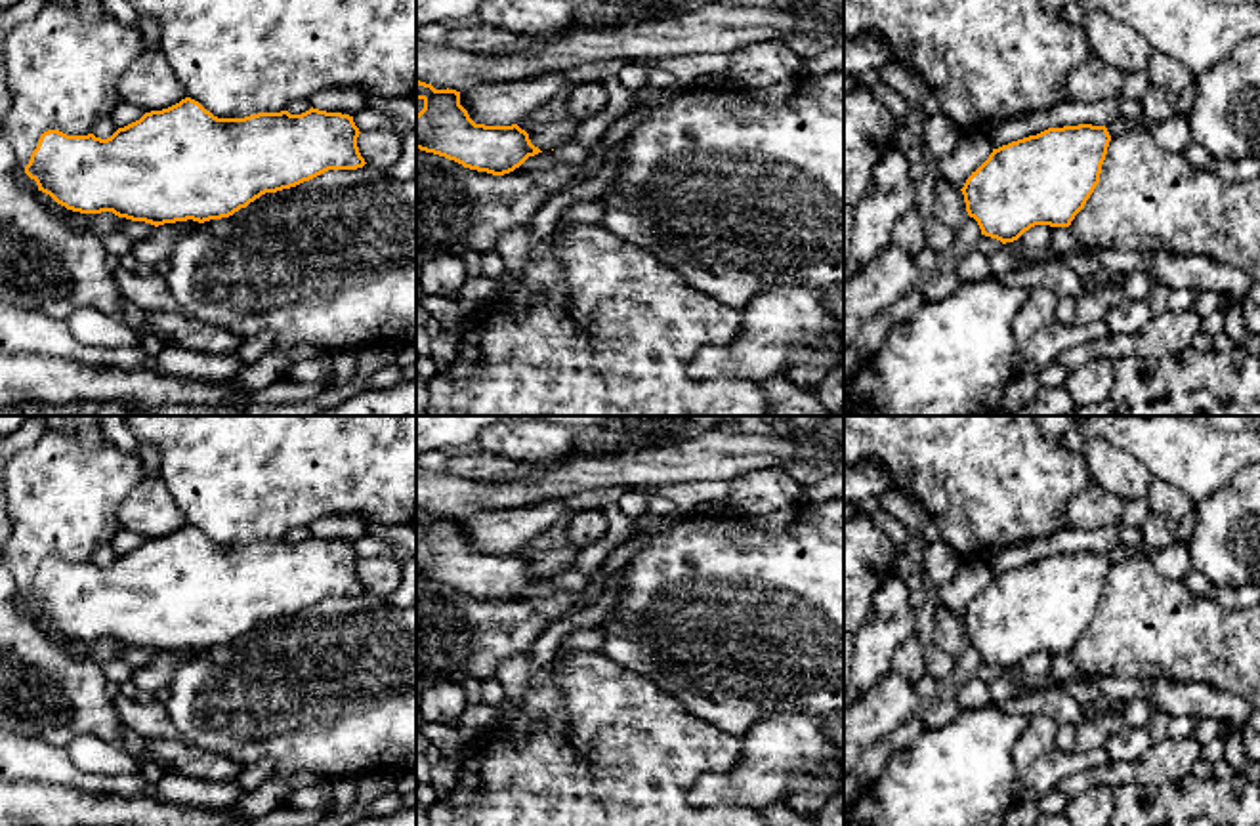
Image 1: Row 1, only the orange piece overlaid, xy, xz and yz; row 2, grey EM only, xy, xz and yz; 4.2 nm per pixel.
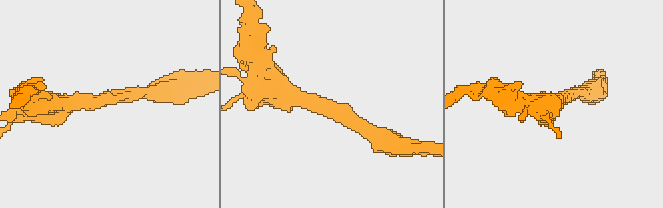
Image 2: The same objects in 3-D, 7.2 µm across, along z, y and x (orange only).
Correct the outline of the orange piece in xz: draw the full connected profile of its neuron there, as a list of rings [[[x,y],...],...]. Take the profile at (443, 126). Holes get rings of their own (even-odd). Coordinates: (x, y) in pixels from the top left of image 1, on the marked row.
[[[416,80],[416,99],[424,109],[416,114],[416,149],[445,156],[464,168],[504,176],[529,156],[542,153],[517,124],[475,124],[460,105],[460,92],[435,90]]]

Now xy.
[[[185,97],[168,109],[145,113],[107,139],[48,130],[25,174],[38,191],[73,212],[113,212],[155,227],[187,219],[204,223],[229,217],[265,193],[296,187],[328,170],[363,168],[359,134],[353,116],[342,113],[311,107],[302,114],[281,111],[218,118]]]

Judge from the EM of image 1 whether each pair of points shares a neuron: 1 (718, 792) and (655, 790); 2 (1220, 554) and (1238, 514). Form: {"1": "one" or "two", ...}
{"1": "two", "2": "one"}

